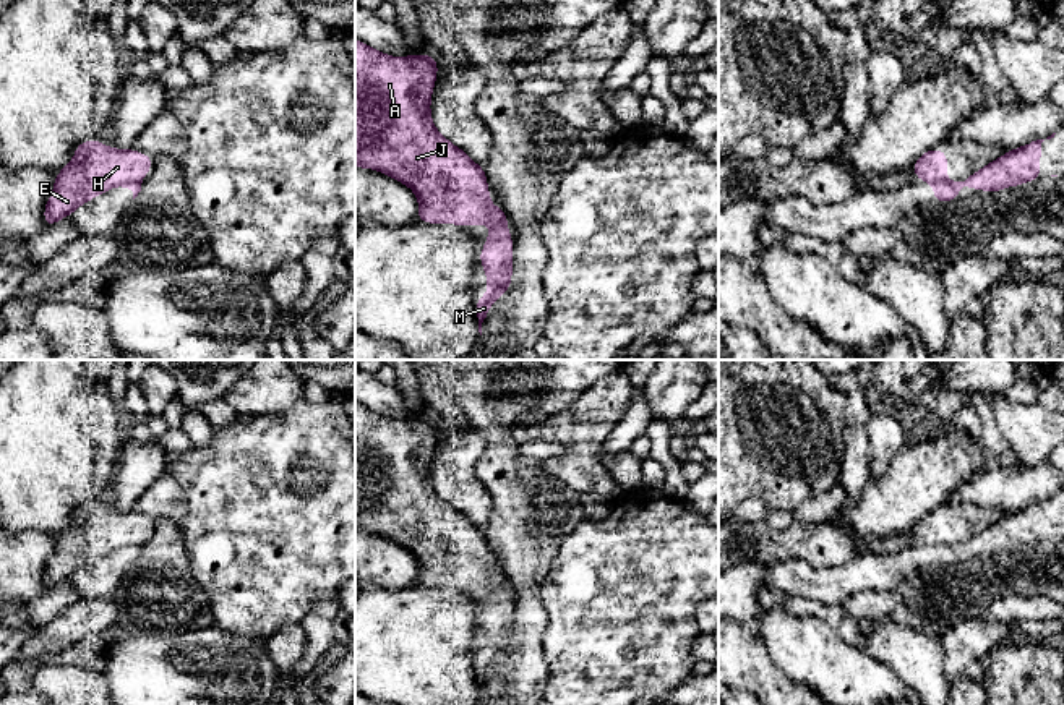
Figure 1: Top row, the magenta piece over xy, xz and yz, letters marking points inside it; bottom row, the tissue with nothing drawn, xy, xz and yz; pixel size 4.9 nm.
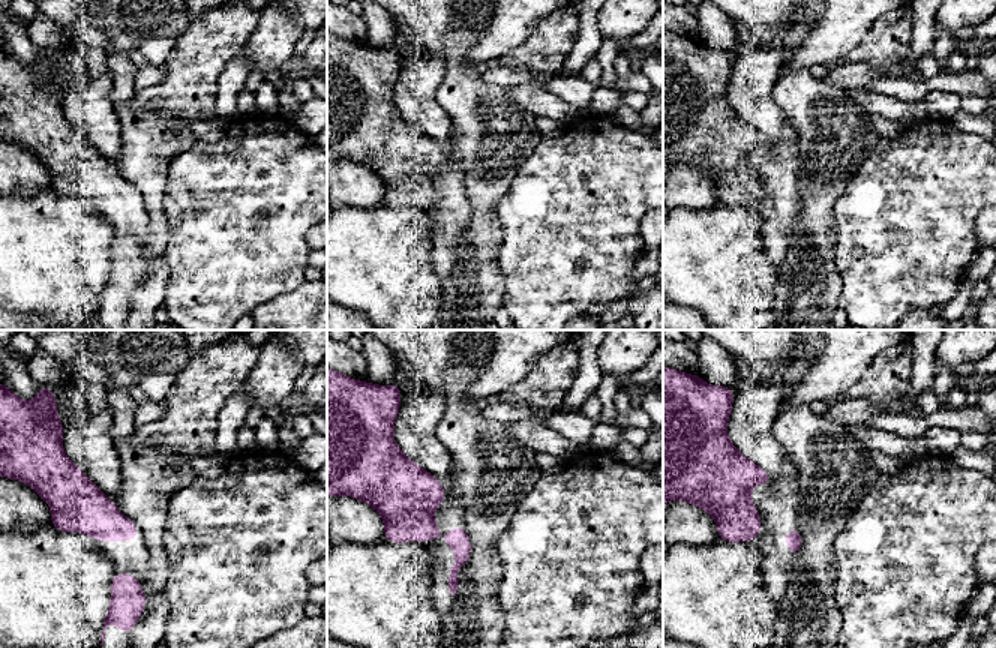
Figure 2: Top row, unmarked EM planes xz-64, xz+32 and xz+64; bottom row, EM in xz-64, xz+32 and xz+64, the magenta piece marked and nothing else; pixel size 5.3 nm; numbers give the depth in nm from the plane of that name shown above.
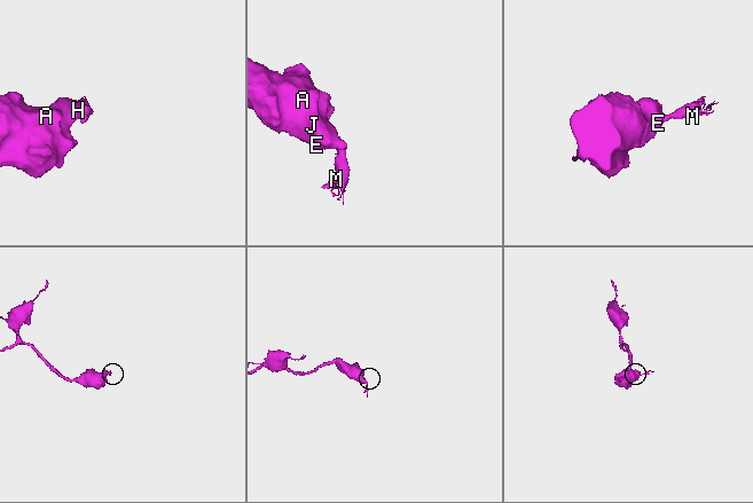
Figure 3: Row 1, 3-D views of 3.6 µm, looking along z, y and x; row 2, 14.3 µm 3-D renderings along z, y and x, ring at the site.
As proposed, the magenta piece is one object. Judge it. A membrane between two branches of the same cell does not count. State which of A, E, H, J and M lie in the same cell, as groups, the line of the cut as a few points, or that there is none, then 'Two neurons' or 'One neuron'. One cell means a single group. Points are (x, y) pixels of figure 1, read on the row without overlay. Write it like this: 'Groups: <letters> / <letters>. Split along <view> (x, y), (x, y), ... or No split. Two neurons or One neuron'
Groups: A E H J / M. Split along xz (501, 572), (490, 576), (489, 587). Two neurons

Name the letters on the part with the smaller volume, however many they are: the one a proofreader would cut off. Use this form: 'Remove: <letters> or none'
Remove: M

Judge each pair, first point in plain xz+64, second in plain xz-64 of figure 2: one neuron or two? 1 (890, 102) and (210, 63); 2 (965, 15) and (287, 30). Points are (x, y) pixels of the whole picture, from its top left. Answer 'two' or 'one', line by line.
1: one
2: one

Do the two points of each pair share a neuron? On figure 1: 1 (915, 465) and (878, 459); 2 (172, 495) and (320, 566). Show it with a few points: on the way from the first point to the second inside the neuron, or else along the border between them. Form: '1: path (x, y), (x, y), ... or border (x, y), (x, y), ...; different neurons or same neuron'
1: border (910, 438), (891, 467), (873, 478); different neurons
2: border (167, 472), (187, 503), (187, 514), (177, 524); different neurons

